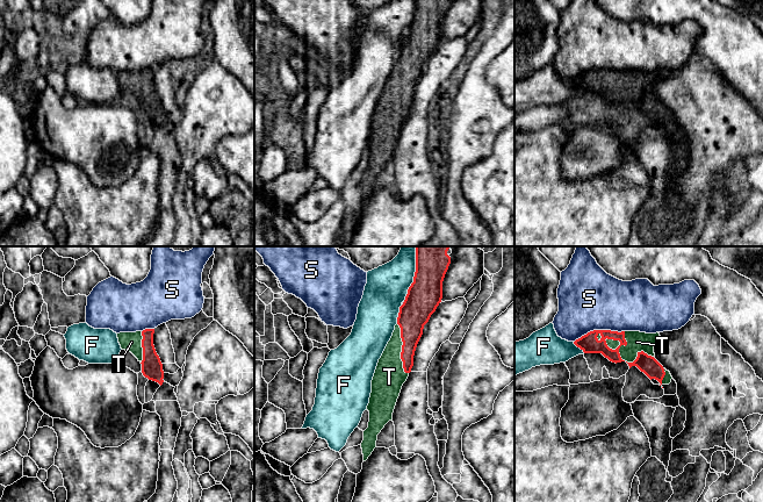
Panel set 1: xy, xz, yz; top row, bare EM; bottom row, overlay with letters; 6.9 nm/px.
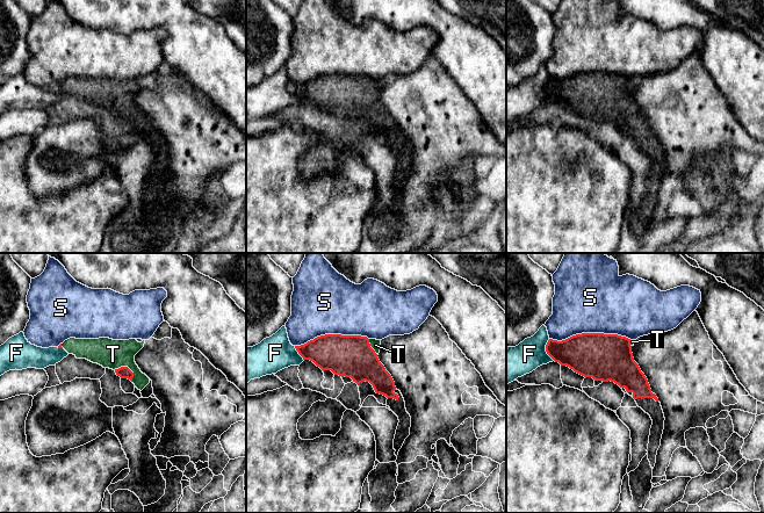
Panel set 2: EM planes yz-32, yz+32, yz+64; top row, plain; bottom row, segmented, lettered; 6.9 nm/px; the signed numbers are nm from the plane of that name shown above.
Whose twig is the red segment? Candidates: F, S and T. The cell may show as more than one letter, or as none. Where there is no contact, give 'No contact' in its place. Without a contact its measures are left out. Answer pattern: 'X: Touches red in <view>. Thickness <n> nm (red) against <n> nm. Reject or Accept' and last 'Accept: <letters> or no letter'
F: Touches red in xz. Thickness 240 nm (red) against 300 nm. Reject
S: Touches red in yz. Thickness 140 nm (red) against 440 nm. Reject
T: Touches red in yz. Thickness 100 nm (red) against 140 nm. Accept
Accept: T

